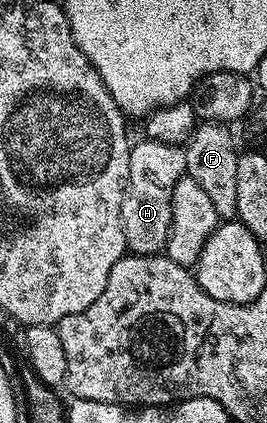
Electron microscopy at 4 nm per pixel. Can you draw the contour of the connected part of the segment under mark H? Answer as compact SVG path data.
M150 138L140 141L134 141L129 152L129 179L121 209L125 244L134 254L161 254L173 219L173 185L186 177L185 147Z

